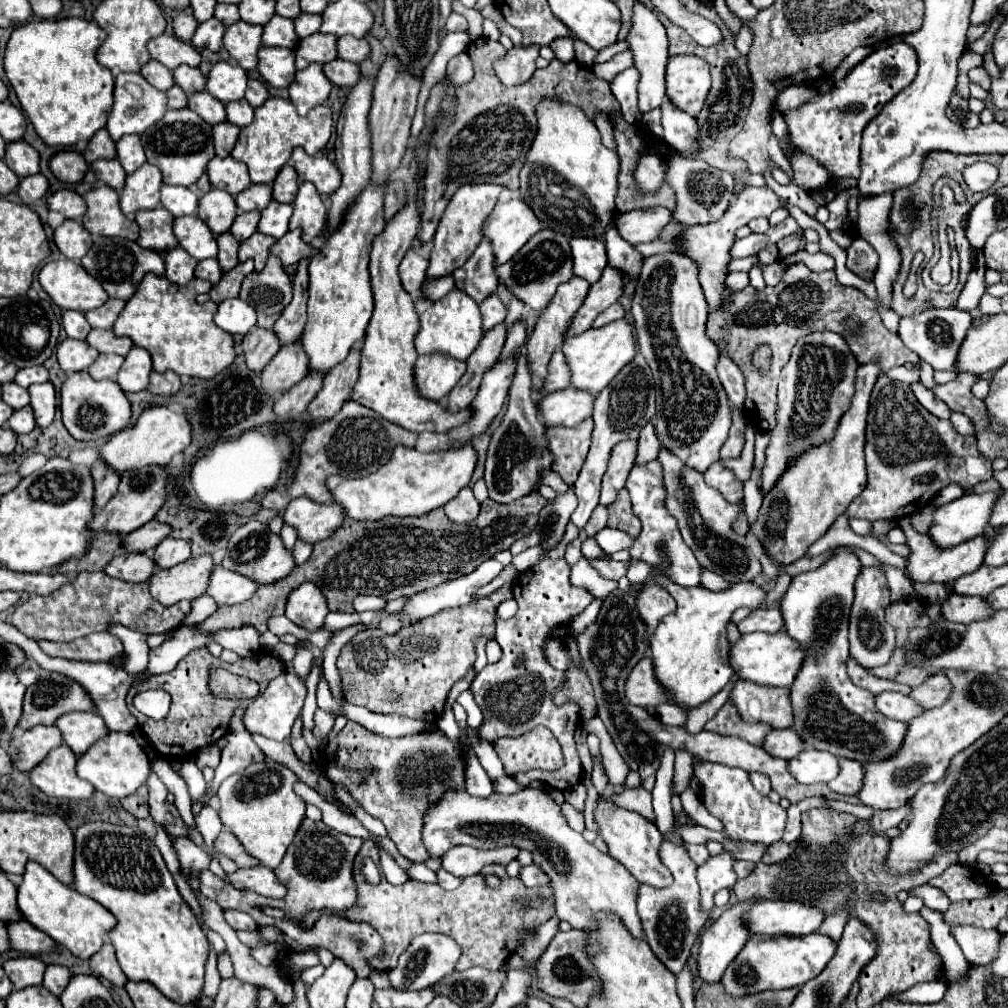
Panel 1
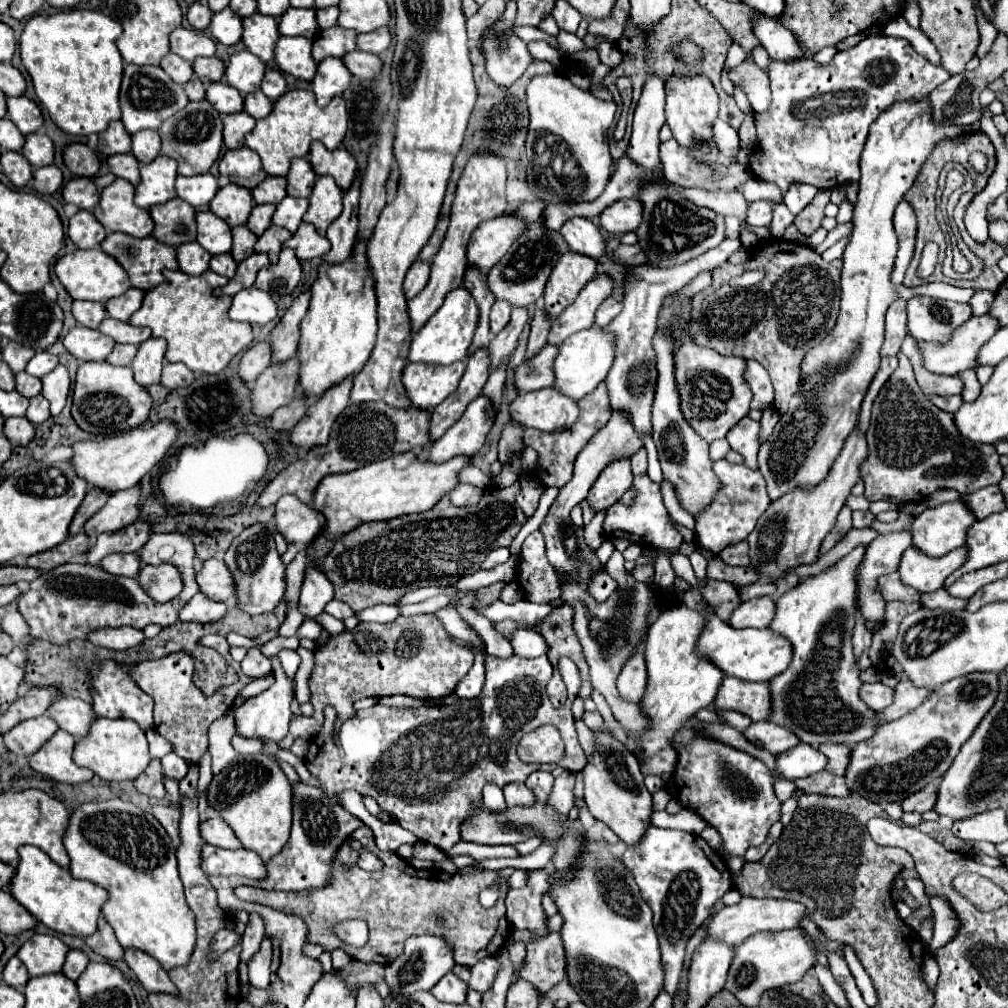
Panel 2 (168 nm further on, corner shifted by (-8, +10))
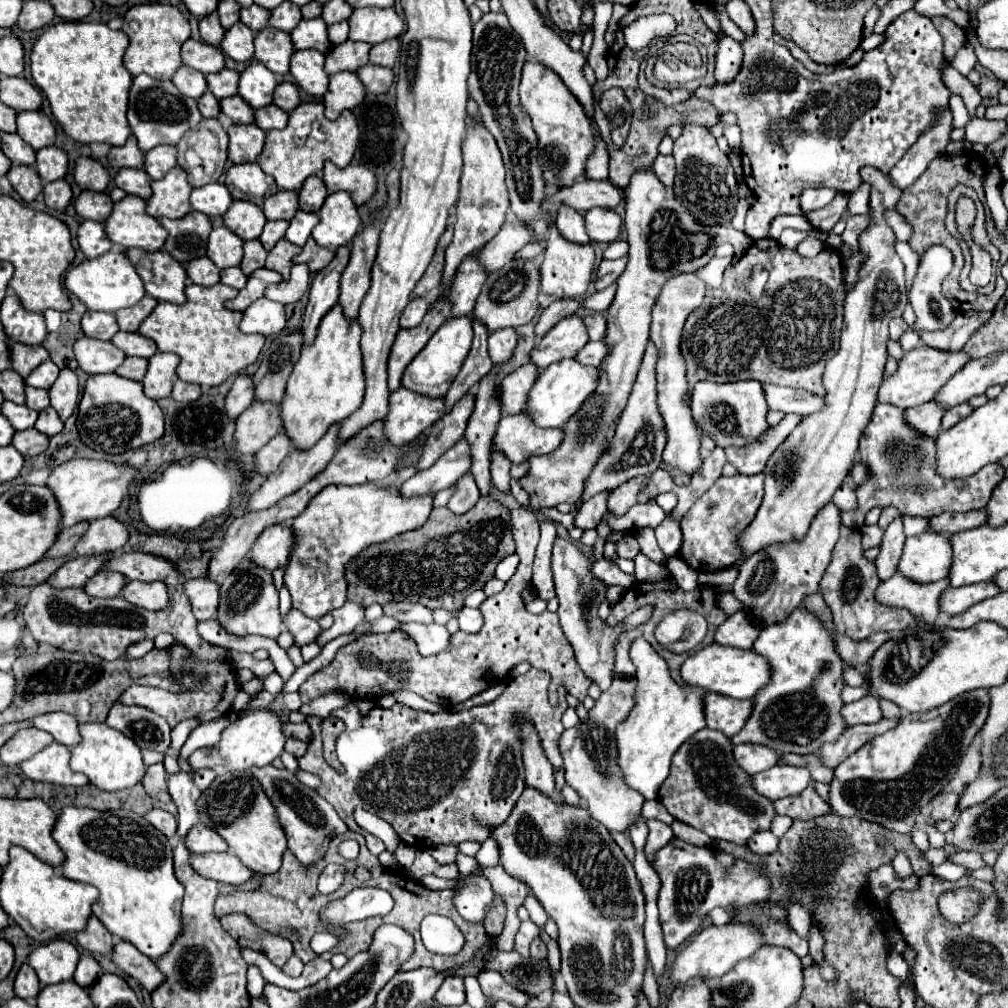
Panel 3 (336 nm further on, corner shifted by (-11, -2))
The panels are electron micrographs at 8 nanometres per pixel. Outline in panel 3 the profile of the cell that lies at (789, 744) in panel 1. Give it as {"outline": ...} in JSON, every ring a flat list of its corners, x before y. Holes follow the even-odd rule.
{"outline":[[740,744,740,746,734,746,732,752,734,752,734,758,736,758,738,766,746,774,756,774,756,772,762,772,762,770,772,768,772,766,778,764,778,754,770,748]]}

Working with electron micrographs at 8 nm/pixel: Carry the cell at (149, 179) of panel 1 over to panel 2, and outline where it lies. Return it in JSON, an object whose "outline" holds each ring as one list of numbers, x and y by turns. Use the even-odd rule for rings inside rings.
{"outline":[[159,154,153,162,143,164,141,182,135,188,135,204,139,208,151,208,163,204,175,196,173,184,177,178,177,164,169,156]]}

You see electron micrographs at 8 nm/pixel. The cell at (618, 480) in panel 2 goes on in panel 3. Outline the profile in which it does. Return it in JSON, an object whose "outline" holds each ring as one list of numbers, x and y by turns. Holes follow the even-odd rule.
{"outline":[[600,492,590,500,586,500,580,506,580,510,574,514,574,526,580,530,596,528,602,516,606,514,606,500,608,500,608,492]]}

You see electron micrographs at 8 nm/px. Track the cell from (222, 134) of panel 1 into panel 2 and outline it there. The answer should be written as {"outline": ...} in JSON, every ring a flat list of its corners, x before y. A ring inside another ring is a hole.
{"outline":[[237,112,237,114,227,114,223,116,223,138,227,148,239,148,243,146,243,138,251,128,255,128,255,118,249,116,247,112]]}

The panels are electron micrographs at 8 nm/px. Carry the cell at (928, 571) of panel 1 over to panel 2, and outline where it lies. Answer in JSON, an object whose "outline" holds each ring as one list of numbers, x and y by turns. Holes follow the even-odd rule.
{"outline":[[967,546,955,548,945,556,933,558,921,552,919,548,907,548,901,558,899,574,907,586,917,588,919,592,935,592,943,586,945,578,963,566,967,560]]}

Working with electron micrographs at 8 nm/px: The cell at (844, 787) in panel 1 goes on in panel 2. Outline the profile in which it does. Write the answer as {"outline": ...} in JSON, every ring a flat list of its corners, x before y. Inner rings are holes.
{"outline":[[823,744,823,746,819,746,819,750,829,760,825,770,835,776,845,776,849,760,851,760,851,748,845,744]]}

